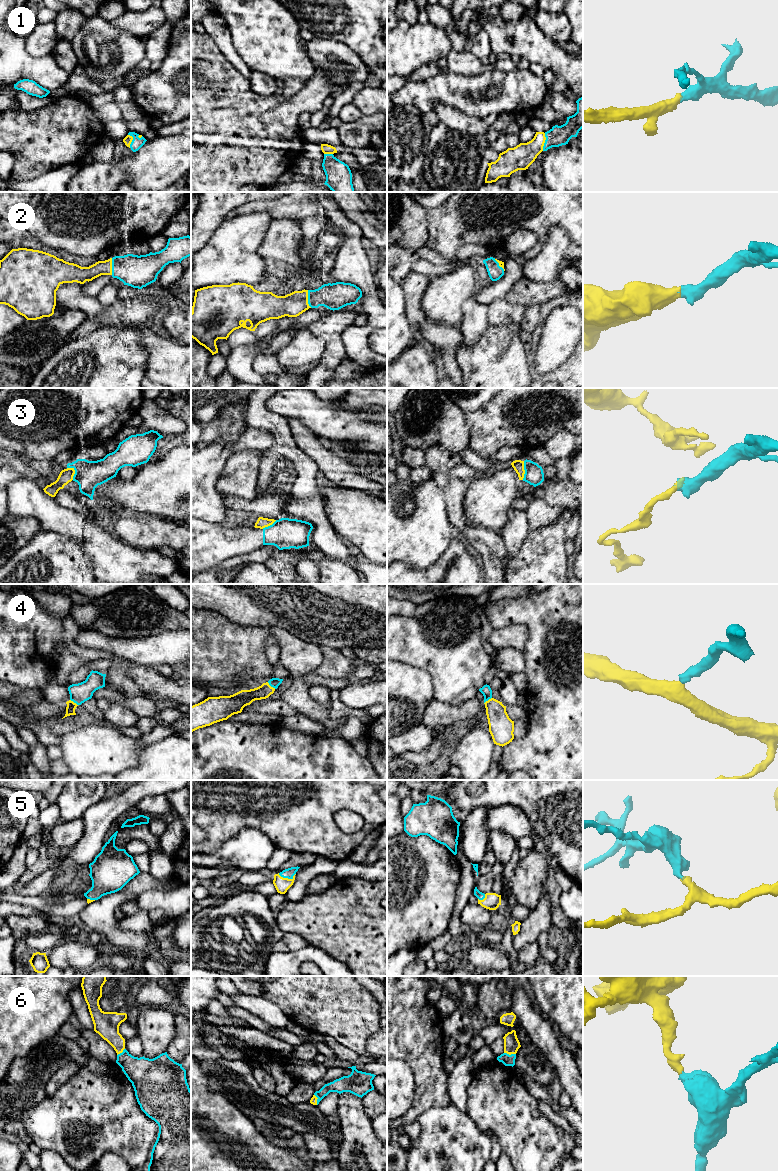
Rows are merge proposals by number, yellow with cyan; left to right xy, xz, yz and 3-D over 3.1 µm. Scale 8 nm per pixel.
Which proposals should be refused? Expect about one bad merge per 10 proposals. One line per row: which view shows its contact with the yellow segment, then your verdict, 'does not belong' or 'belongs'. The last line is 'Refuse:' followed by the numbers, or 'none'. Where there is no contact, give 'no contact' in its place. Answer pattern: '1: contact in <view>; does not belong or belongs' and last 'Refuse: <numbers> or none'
1: contact in yz; belongs
2: contact in xz; belongs
3: contact in yz; does not belong
4: contact in xz; belongs
5: contact in xz; belongs
6: contact in yz; belongs
Refuse: 3

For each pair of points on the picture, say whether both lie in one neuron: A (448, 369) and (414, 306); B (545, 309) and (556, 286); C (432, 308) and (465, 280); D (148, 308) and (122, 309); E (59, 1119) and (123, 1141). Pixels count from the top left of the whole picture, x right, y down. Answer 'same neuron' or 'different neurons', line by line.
A: same neuron
B: different neurons
C: same neuron
D: same neuron
E: same neuron

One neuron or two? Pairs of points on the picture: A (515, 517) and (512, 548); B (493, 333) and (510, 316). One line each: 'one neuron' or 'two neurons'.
A: one neuron
B: two neurons

